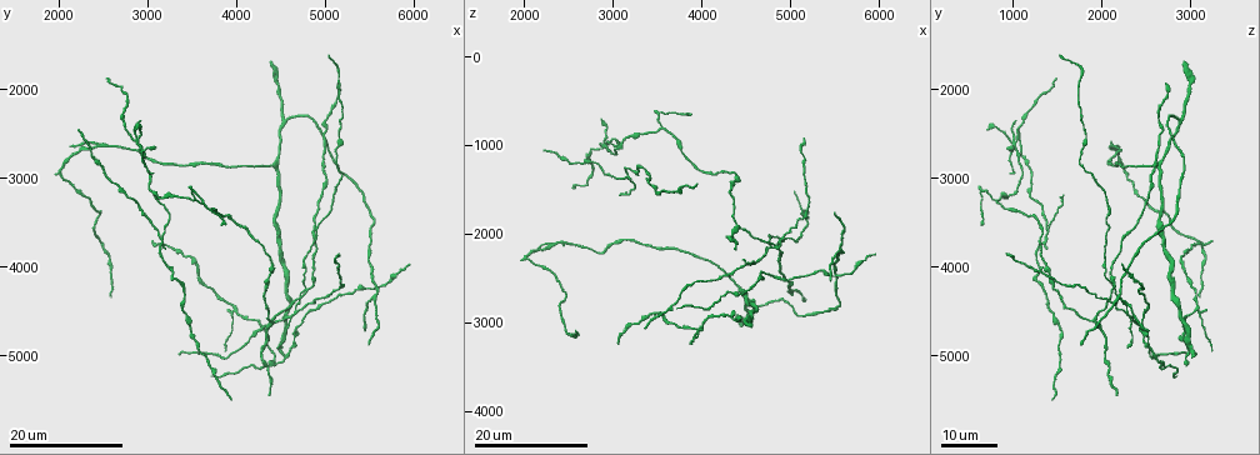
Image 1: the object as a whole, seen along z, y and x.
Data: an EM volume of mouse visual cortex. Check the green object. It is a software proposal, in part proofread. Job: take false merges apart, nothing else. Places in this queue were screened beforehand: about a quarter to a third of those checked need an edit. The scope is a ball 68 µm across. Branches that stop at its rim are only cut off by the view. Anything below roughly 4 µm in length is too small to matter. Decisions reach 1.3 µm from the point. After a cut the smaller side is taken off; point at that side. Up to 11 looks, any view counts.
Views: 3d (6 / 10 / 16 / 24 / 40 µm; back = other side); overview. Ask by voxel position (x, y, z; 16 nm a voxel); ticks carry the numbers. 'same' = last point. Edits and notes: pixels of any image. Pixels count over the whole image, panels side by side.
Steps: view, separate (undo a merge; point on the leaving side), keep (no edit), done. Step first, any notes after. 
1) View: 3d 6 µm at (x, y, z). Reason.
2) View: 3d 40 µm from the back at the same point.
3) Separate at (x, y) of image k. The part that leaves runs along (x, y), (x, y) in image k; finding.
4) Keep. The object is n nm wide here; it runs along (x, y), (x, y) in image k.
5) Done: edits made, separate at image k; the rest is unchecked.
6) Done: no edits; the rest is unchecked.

View: 3d 24 µm at (3200, 3650, 1350). Side arm on a straight run.

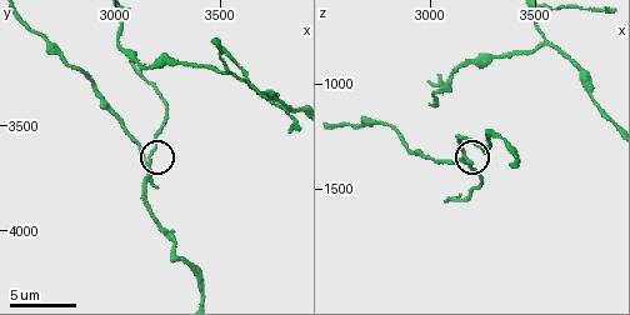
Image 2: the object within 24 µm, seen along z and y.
View: 3d 6 µm at the same point.

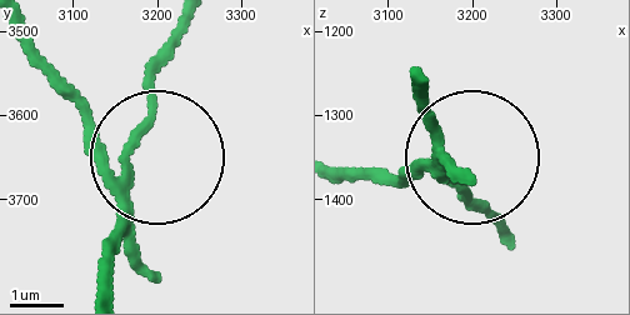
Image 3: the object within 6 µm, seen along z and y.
View: 3d 6 µm from the back at the same point. From behind.

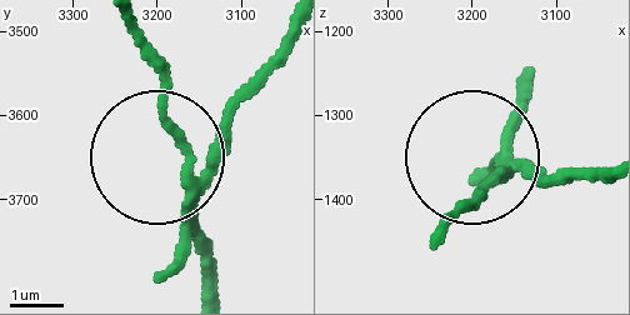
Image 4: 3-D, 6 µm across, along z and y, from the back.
Separate at (169, 125) of image 4. The side arm is 10 µm long; 3 arms meet here; a second cell is stuck on.

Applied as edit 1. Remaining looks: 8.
View: overview.

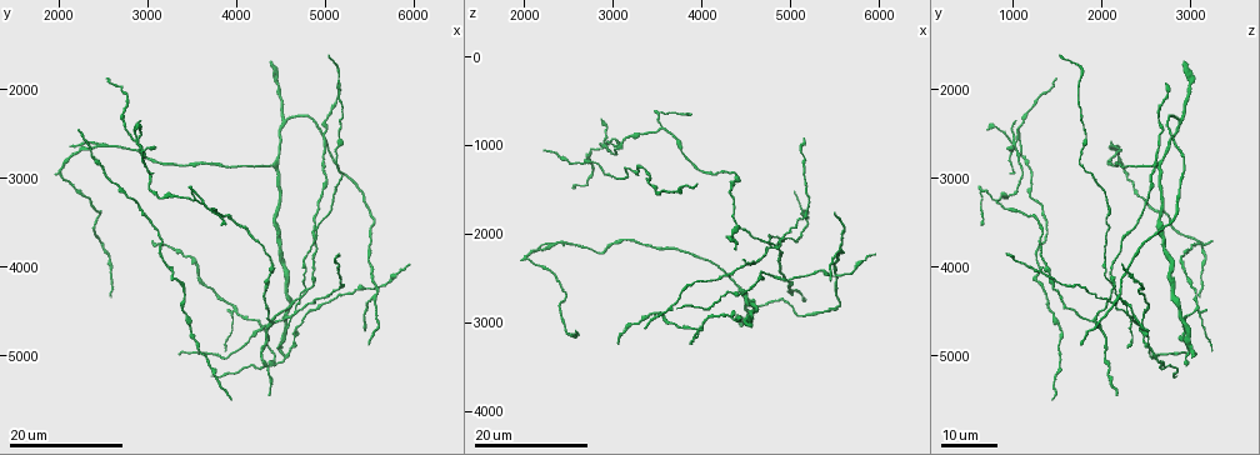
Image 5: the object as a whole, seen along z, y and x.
View: 3d 16 µm at (3550, 3250, 800). Three arms meet.

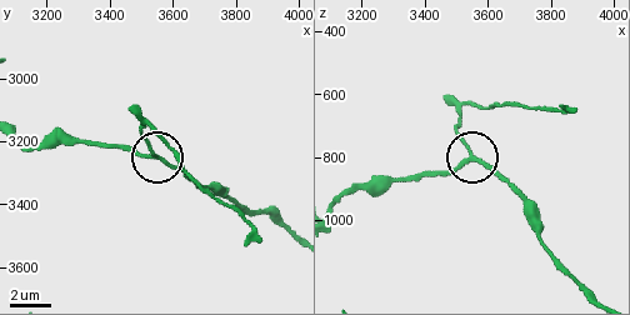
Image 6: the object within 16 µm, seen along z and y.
View: 3d 10 µm at (3540, 3240, 800).

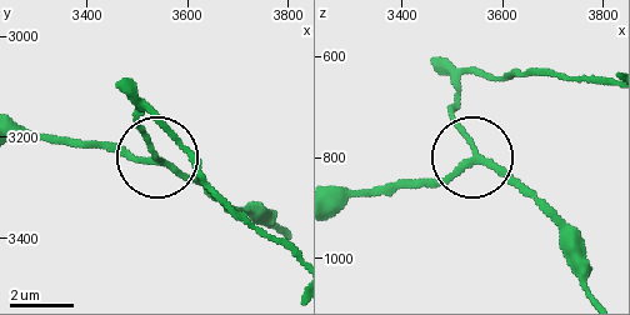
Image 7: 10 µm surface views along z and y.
Keep. The object is 170 nm wide here; it runs along (590, 290), (565, 234), (478, 164), (453, 99) in image 7; one cell here.

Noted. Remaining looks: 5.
View: 3d 10 µm at (3030, 3130, 1050).

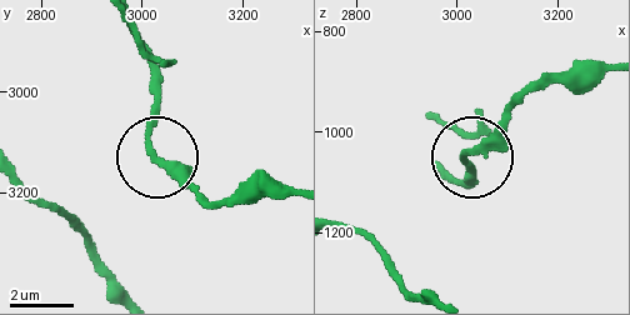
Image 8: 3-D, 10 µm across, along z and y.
View: 3d 6 µm at (3020, 3115, 1040).

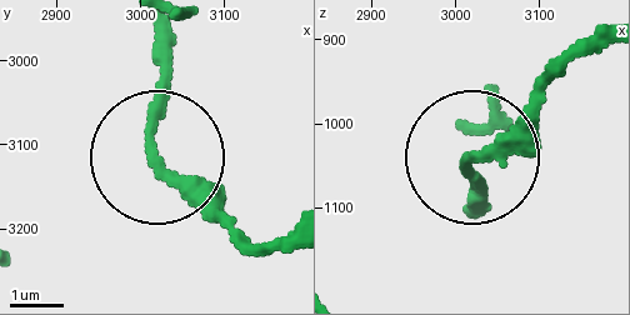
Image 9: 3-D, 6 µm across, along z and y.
Keep. It runs along (293, 233), (239, 233), (163, 161), (159, 26) in image 9; continuous, no second cell.

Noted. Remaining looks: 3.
View: 3d 16 µm at (2900, 2600, 1000). Thin arm on a thick one.

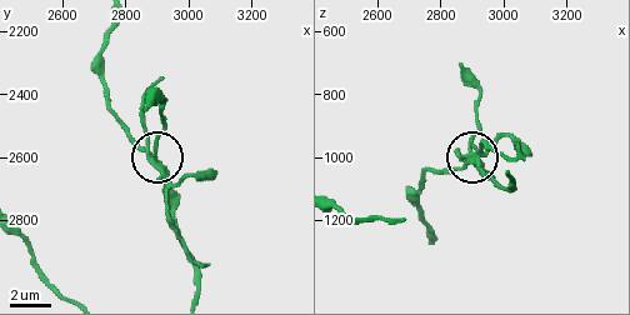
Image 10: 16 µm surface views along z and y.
View: 3d 6 µm at (2890, 2600, 1000).

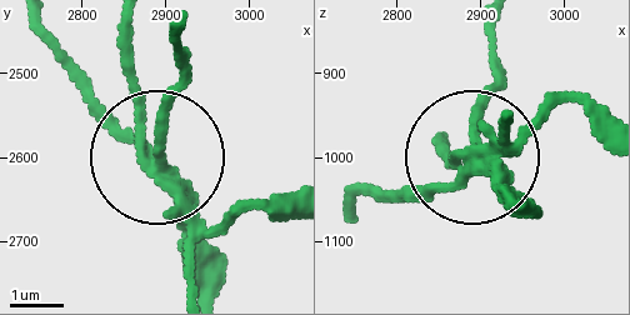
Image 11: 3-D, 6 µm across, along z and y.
Separate at (224, 228) of image 11. The side arm is 7 µm long; two cells meet here.

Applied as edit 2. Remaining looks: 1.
Done: edits made, separate at image 4, separate at image 11; the rest is unchecked.

